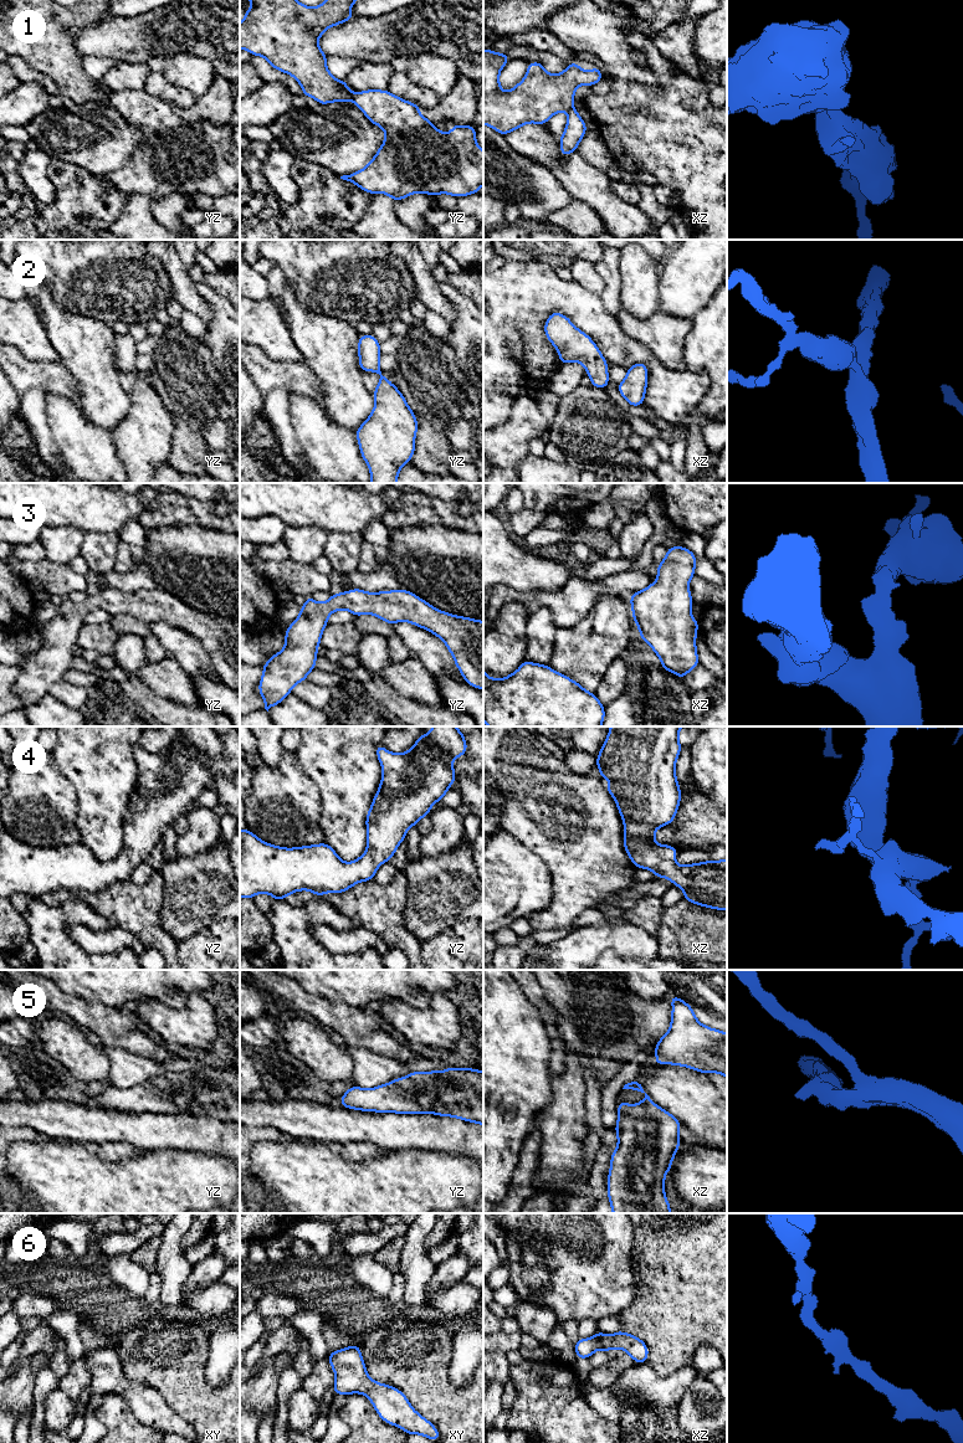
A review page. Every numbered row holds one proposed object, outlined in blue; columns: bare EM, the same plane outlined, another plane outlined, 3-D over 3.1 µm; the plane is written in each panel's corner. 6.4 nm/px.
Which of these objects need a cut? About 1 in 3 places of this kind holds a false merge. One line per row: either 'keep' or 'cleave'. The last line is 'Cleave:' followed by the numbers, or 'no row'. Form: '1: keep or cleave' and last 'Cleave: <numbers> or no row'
1: cleave
2: keep
3: keep
4: keep
5: keep
6: keep
Cleave: 1

